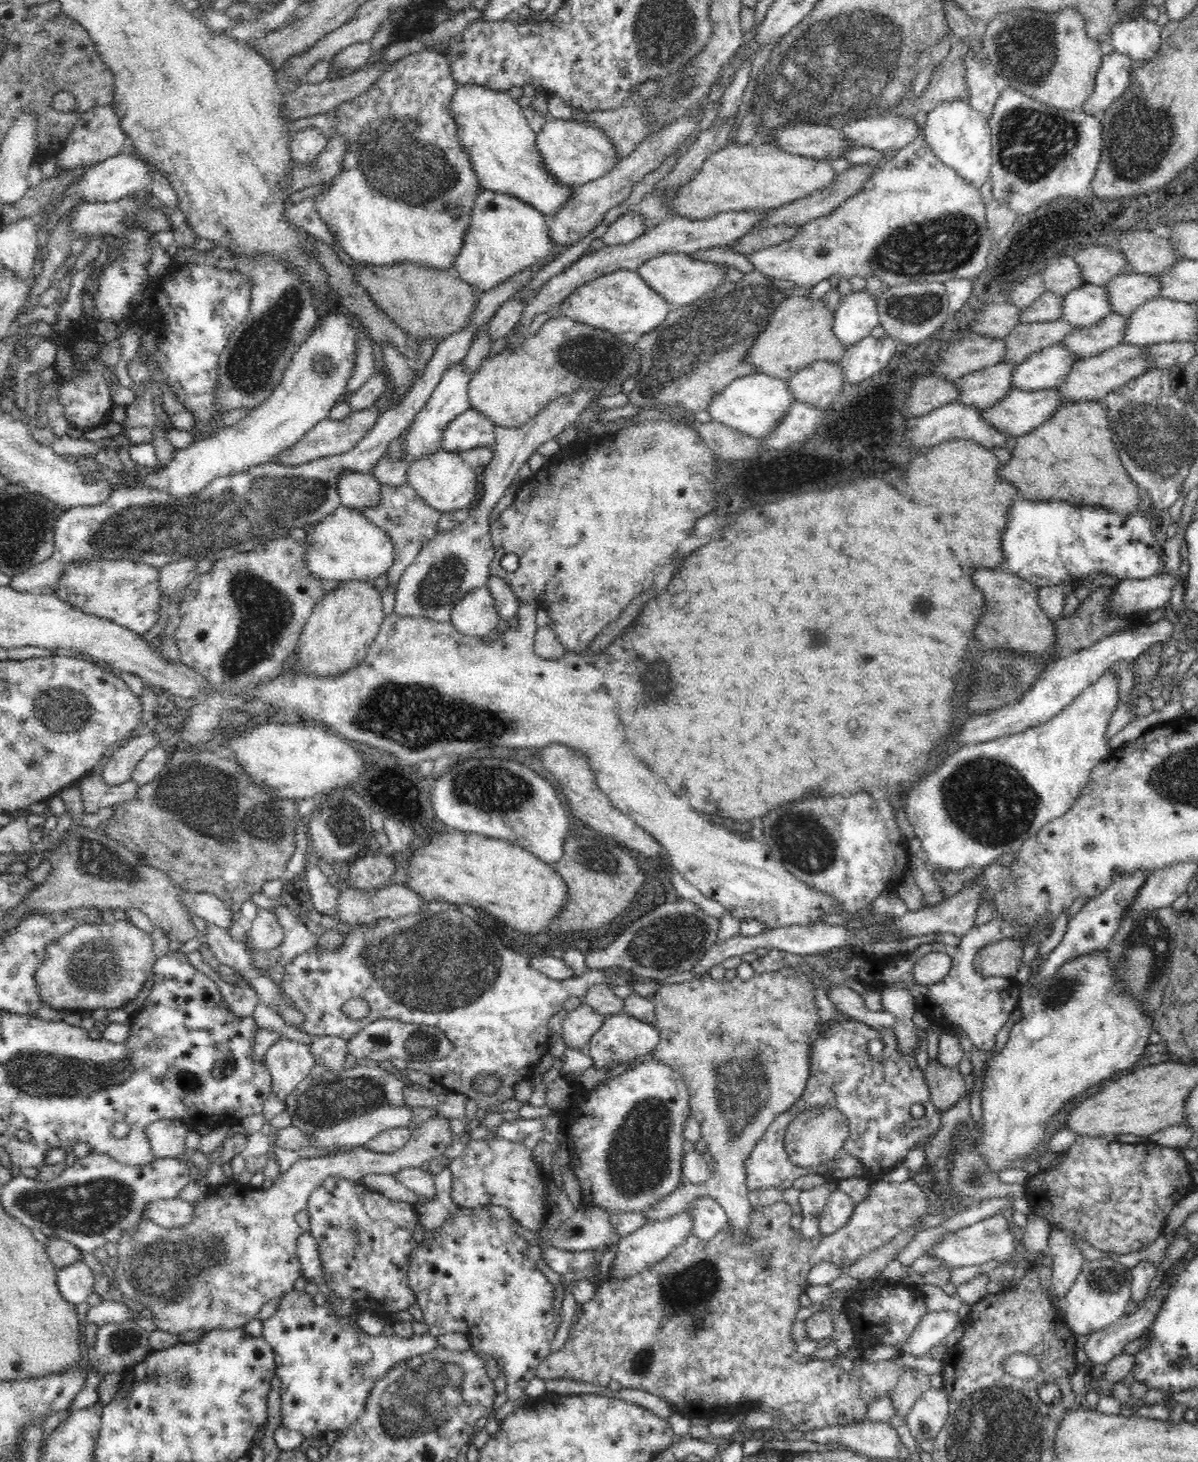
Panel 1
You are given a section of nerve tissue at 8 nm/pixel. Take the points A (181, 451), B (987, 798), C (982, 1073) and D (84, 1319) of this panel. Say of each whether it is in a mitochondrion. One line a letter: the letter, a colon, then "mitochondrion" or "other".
A: other
B: mitochondrion
C: other
D: other

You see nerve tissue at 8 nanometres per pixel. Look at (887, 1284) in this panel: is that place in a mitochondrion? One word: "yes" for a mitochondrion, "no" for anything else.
no

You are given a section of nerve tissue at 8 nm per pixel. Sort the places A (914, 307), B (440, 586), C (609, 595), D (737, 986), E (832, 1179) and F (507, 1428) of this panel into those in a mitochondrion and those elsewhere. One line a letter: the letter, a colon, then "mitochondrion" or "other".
A: mitochondrion
B: mitochondrion
C: other
D: other
E: other
F: other

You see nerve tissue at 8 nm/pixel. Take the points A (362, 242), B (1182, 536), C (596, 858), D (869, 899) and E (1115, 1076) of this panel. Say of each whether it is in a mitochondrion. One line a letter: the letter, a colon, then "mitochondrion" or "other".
A: other
B: other
C: mitochondrion
D: other
E: other

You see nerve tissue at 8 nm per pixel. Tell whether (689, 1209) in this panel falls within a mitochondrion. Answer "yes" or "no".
no

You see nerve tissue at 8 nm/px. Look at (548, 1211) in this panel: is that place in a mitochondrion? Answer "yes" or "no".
no

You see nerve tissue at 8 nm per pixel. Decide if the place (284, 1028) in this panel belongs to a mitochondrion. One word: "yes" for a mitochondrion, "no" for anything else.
no

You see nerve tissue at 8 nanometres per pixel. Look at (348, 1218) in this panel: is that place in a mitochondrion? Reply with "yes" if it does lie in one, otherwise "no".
yes

